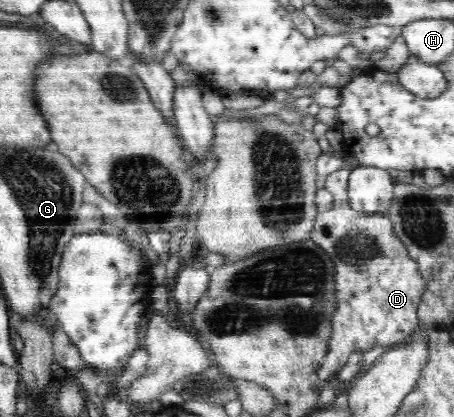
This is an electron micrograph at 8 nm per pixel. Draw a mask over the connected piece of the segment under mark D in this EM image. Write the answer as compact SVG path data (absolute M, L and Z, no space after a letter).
M342 153L340 156L340 159L343 159L345 164L343 167L340 167L338 170L332 172L330 175L328 175L326 183L325 183L325 189L327 191L330 191L332 193L334 203L333 206L325 212L319 212L315 219L314 229L310 235L310 239L317 243L327 254L328 257L331 257L334 271L335 273L335 312L332 314L331 320L332 320L332 336L330 336L330 341L328 344L328 351L326 352L326 355L324 356L323 362L320 364L320 367L318 369L318 377L322 379L322 381L331 378L335 374L337 374L342 368L343 365L346 363L348 357L352 355L352 353L356 351L370 351L373 347L376 347L376 345L381 346L392 346L394 344L398 344L399 342L402 342L403 340L406 340L418 327L420 327L420 321L418 317L418 305L420 303L420 299L422 299L422 296L424 295L424 291L426 291L426 280L424 280L424 277L422 277L422 274L420 274L420 268L418 268L418 264L416 261L414 261L409 255L408 250L404 247L404 244L400 242L398 239L398 236L396 236L394 231L394 226L391 223L391 220L388 218L388 215L384 213L376 214L364 214L362 212L356 212L350 207L349 201L348 201L348 181L350 172L355 168L353 165L359 164L359 159L354 156L350 156L347 153Z

